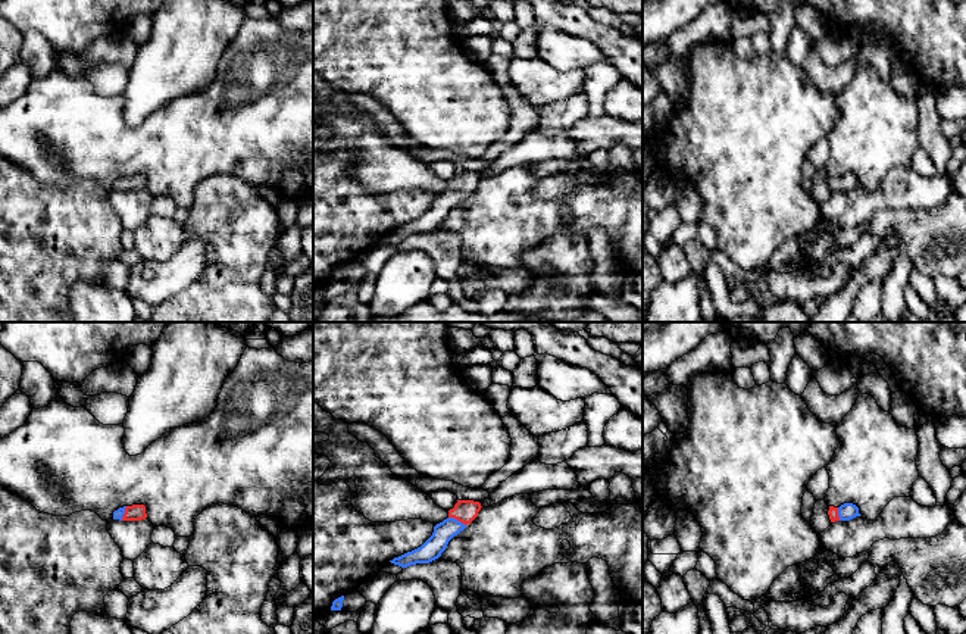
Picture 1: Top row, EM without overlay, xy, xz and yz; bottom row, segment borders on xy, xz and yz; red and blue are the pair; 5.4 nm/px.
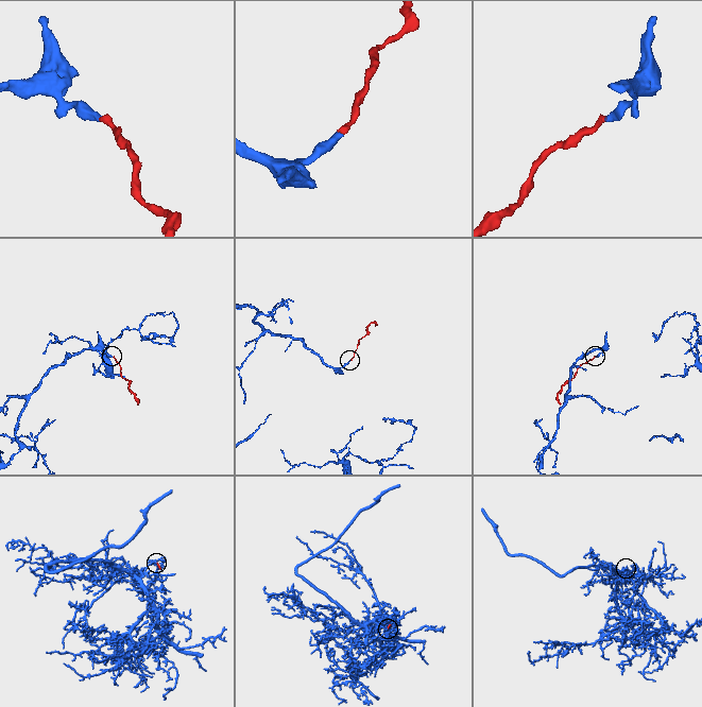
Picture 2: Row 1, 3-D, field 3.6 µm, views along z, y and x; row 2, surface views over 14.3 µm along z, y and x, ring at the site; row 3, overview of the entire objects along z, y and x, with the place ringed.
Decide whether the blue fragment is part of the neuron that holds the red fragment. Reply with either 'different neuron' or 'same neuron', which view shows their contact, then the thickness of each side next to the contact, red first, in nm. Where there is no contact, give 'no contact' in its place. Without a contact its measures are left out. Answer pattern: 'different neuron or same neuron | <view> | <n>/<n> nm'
same neuron | xz | 130/110 nm

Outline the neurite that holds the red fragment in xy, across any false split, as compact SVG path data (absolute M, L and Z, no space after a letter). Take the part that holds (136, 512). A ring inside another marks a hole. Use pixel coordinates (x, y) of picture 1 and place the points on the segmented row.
M144 505L124 506L113 512L113 519L119 521L141 521L146 518L147 513Z

